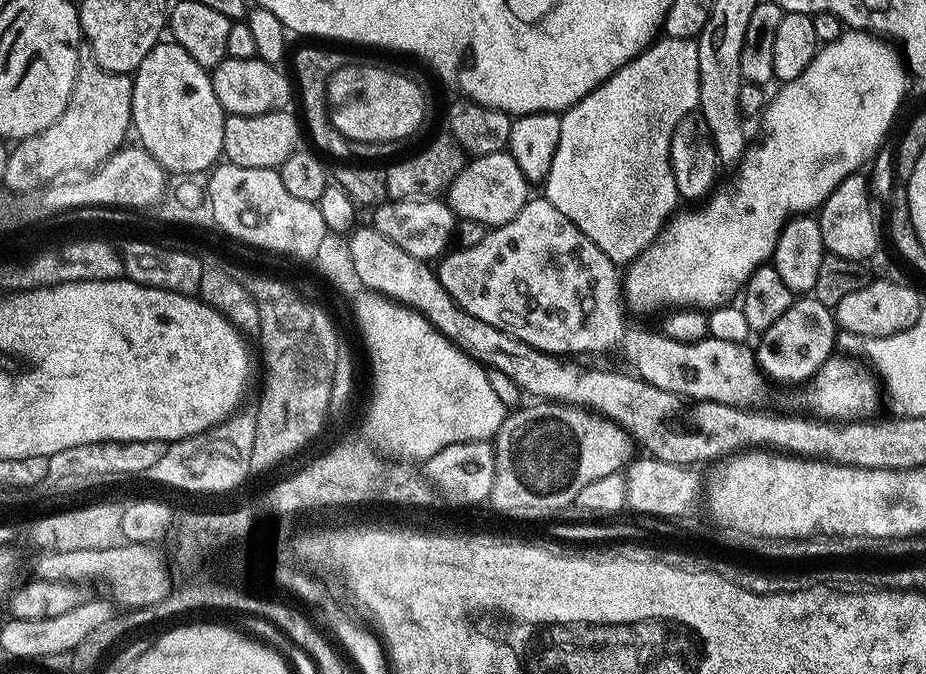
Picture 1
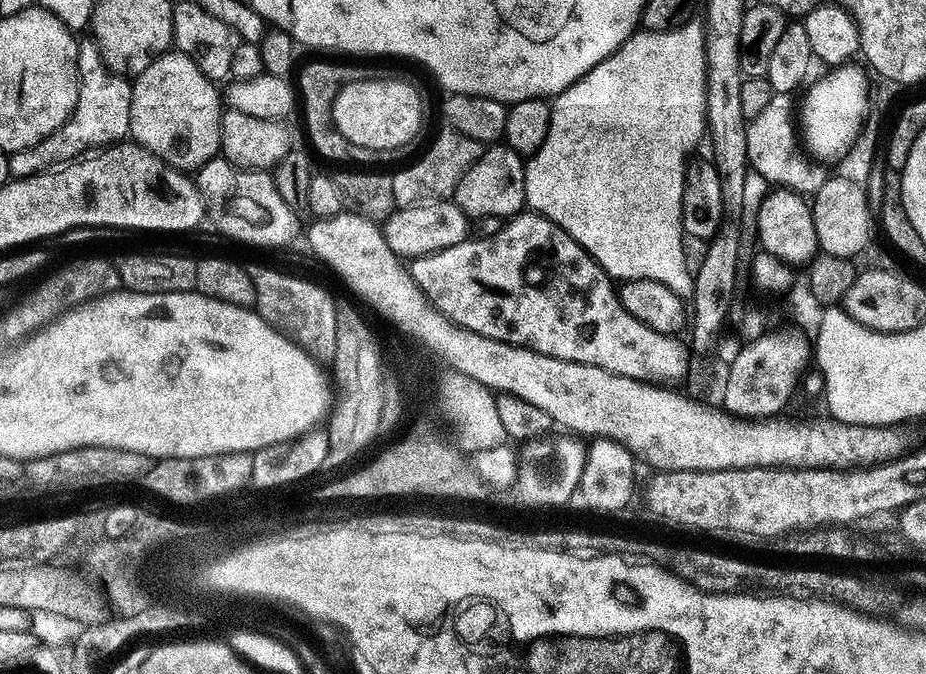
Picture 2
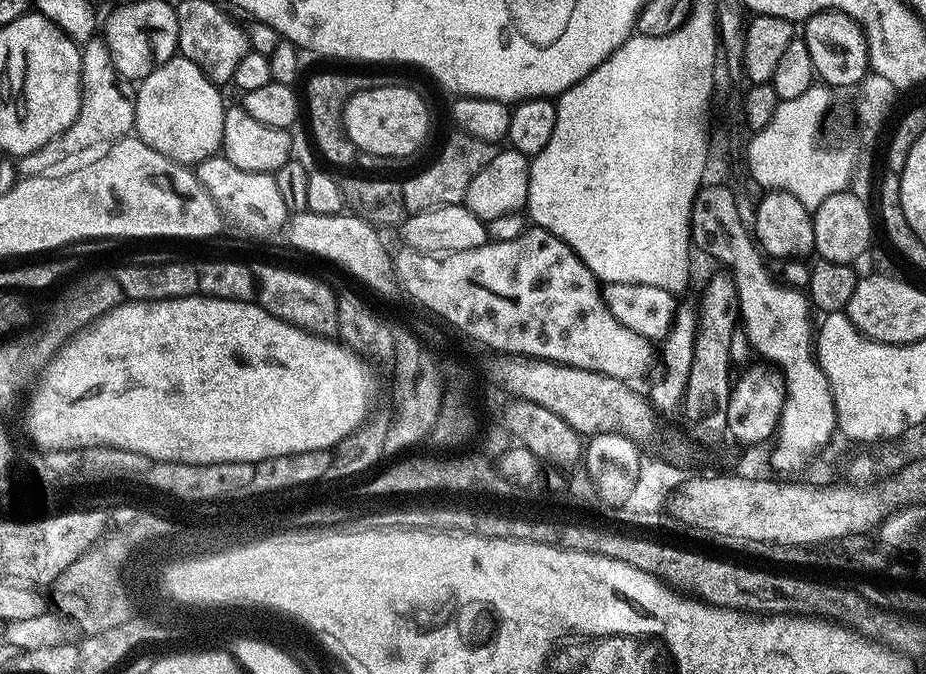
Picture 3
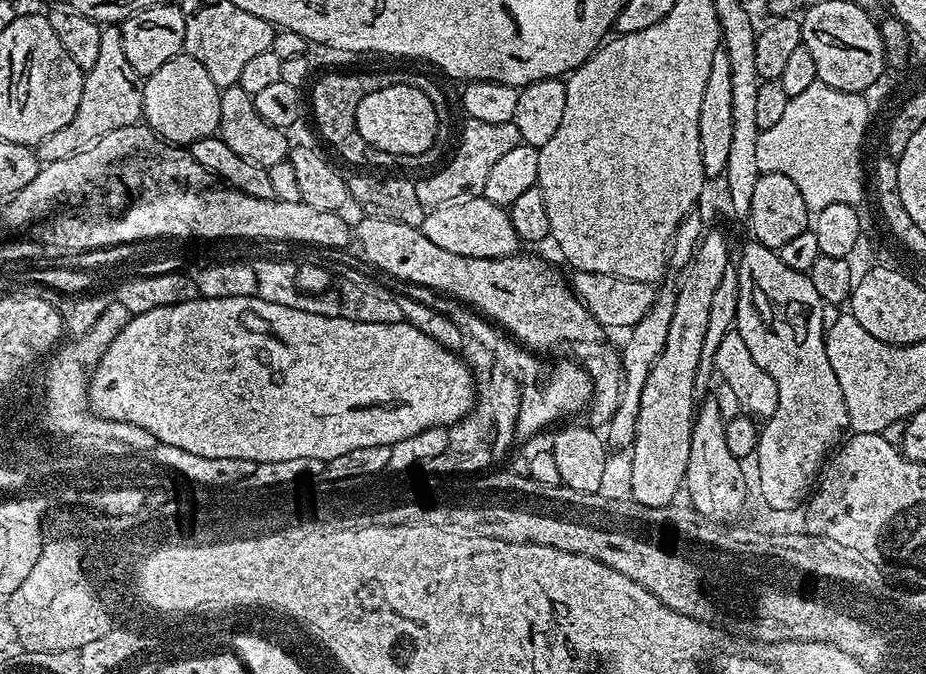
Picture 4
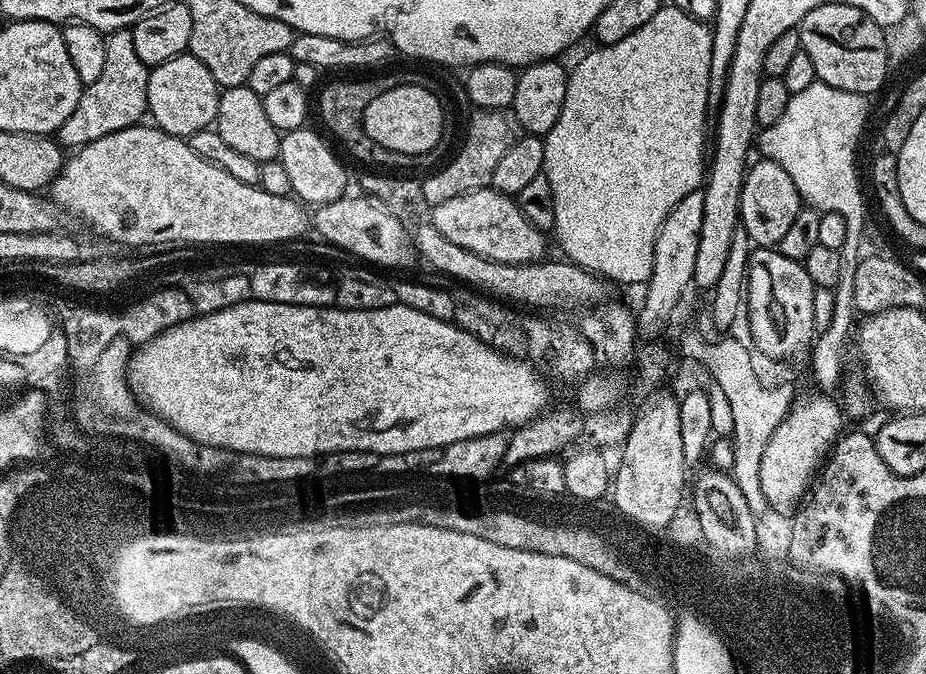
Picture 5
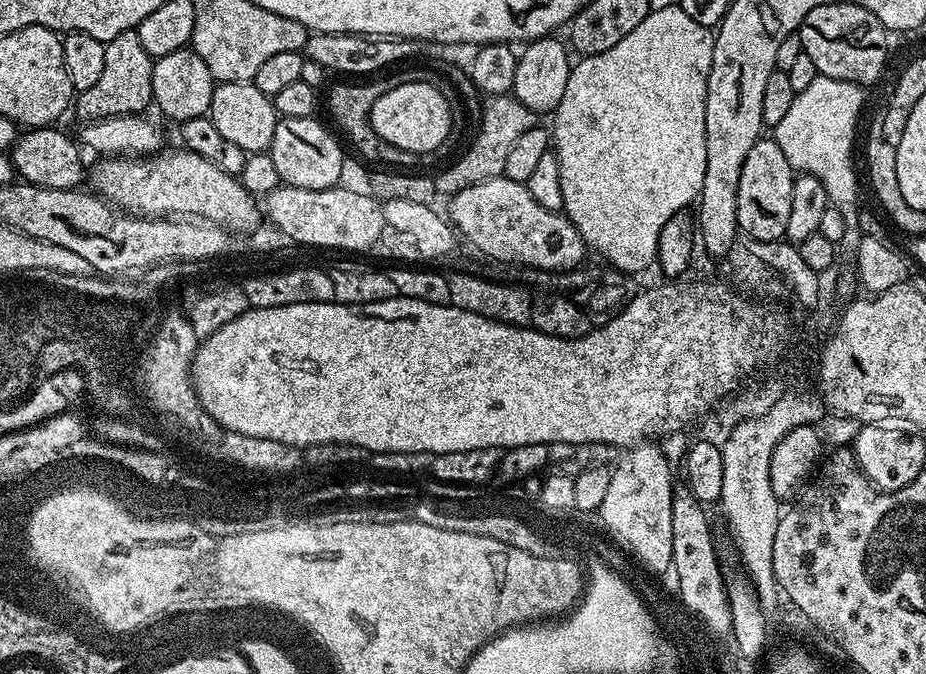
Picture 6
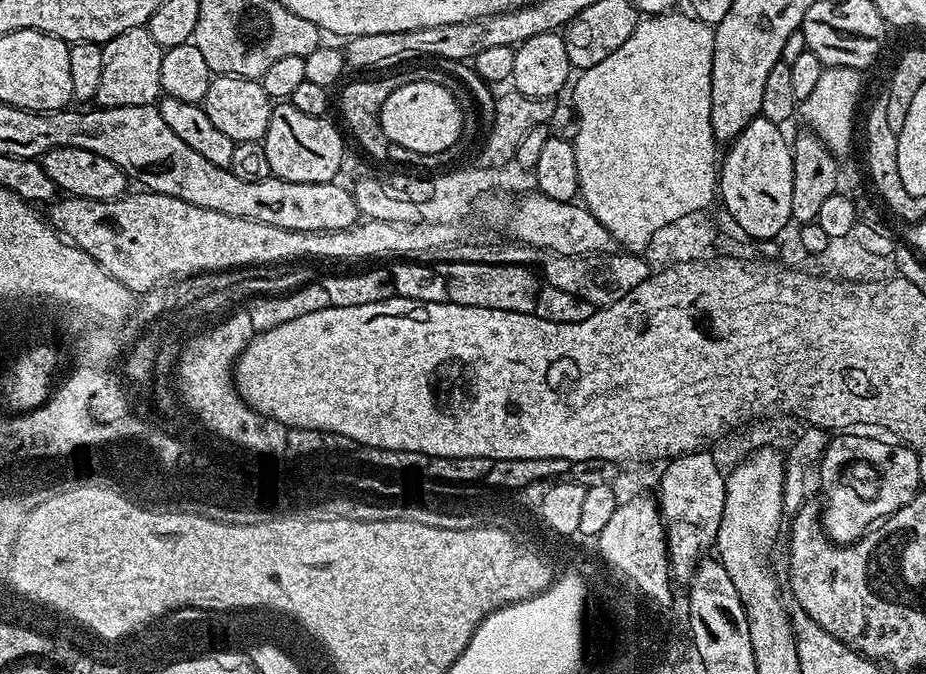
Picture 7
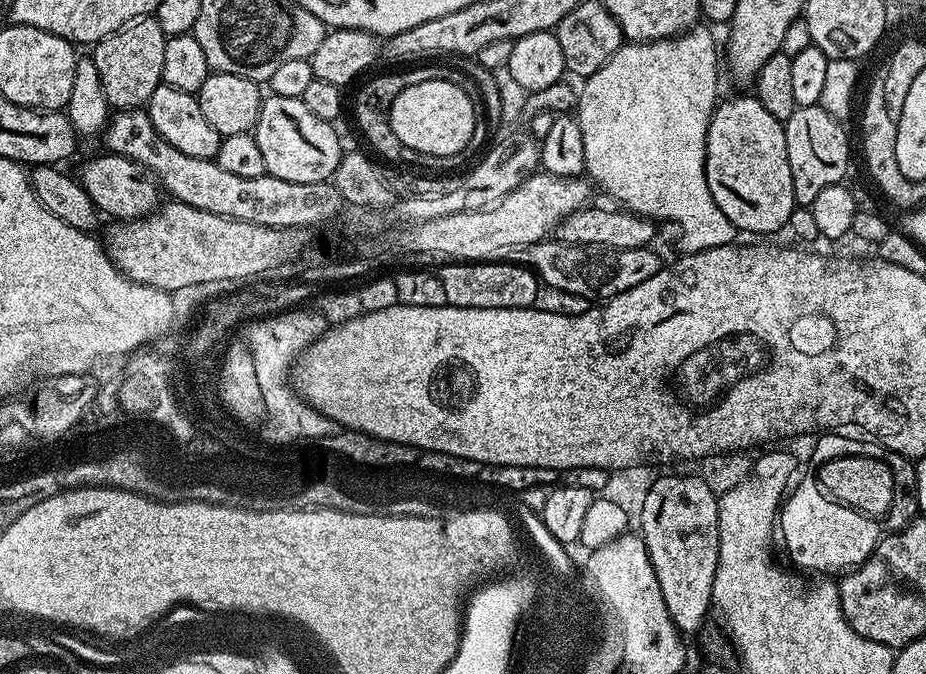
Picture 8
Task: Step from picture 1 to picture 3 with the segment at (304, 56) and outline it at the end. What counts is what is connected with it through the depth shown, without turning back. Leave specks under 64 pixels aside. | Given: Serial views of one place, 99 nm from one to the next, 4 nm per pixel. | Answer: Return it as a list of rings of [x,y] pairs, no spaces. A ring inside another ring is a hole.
[[[320,72],[317,76],[312,76],[308,80],[308,100],[306,96],[306,120],[308,116],[308,124],[312,127],[312,140],[316,143],[316,148],[329,160],[332,164],[341,164],[342,167],[348,168],[355,162],[360,170],[372,170],[368,168],[376,168],[382,164],[381,157],[372,156],[369,152],[358,151],[354,142],[348,136],[345,128],[345,108],[348,100],[356,92],[365,87],[366,81],[360,76],[347,76],[344,72]]]

